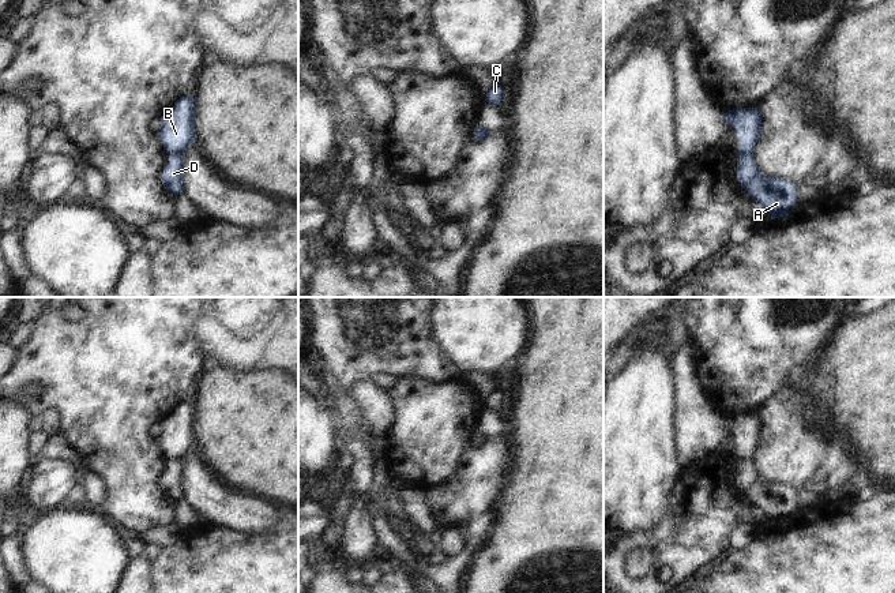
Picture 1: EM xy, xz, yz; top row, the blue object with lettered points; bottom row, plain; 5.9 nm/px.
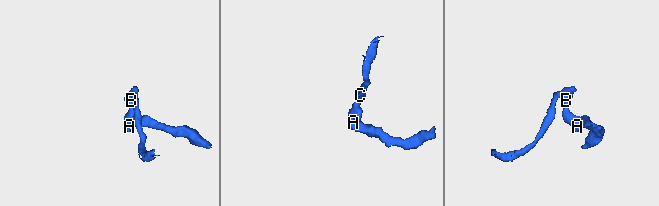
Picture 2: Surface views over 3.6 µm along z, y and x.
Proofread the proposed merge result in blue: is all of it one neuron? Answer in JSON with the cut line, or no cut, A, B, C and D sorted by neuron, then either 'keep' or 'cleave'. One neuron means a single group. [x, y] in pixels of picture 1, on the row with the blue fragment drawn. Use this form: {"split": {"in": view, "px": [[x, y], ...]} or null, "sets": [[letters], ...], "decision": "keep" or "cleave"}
{"split": {"in": "xy", "px": [[169, 153], [180, 154]]}, "sets": [["A", "D"], ["B", "C"]], "decision": "cleave"}

